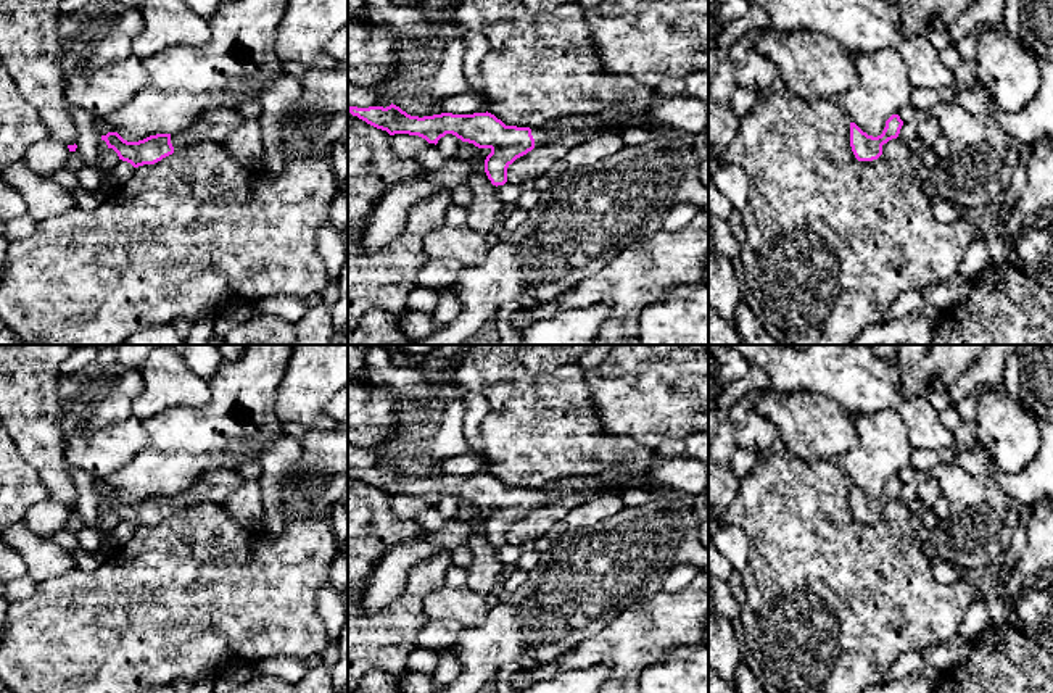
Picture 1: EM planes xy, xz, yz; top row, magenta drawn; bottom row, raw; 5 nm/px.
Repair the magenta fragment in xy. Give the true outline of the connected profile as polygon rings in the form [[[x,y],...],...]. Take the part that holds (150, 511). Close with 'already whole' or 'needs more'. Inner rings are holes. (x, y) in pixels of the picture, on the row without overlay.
[[[211,469],[200,482],[176,495],[156,495],[138,503],[127,503],[118,493],[101,496],[108,509],[113,509],[119,521],[134,529],[155,525],[174,512],[203,506],[204,503],[221,503],[245,482],[235,471]]]; needs more

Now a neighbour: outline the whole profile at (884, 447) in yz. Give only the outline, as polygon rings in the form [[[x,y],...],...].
[[[882,409],[868,414],[850,414],[858,434],[858,445],[837,458],[849,480],[868,496],[878,498],[892,475],[910,466],[915,448],[910,443],[903,417]]]

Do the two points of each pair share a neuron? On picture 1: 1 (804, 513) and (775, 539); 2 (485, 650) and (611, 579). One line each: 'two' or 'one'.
1: one
2: one

